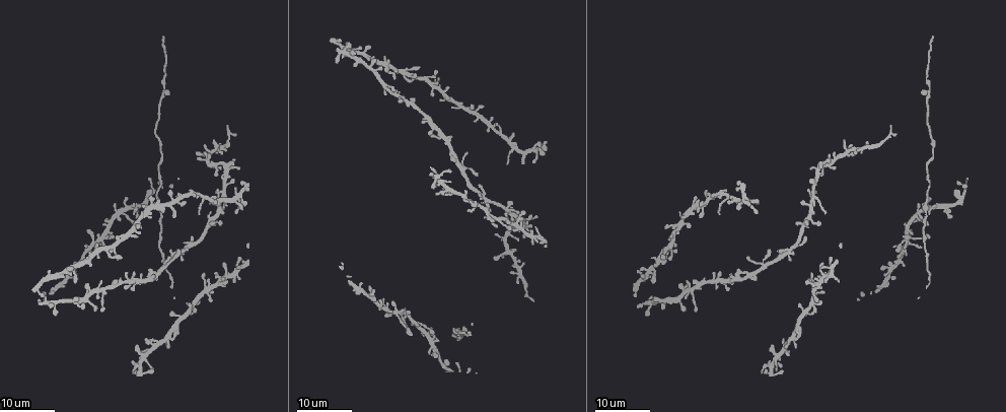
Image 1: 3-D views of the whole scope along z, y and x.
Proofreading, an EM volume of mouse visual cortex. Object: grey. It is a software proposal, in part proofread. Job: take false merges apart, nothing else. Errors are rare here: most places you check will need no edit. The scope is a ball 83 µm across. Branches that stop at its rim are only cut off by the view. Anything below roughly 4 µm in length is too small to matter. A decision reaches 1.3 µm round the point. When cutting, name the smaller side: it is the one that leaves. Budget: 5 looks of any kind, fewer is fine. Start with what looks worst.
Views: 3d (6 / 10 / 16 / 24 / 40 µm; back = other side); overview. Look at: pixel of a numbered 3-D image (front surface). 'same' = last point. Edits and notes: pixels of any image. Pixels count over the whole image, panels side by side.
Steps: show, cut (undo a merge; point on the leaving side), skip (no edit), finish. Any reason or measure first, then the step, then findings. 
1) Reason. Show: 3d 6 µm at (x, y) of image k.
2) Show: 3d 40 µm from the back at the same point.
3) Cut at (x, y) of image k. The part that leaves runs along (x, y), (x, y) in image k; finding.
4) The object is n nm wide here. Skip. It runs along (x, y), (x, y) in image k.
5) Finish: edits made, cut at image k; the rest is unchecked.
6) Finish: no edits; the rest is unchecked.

Thin arm on a thick one. Show: 3d 16 µm at (928, 92) of image 1.

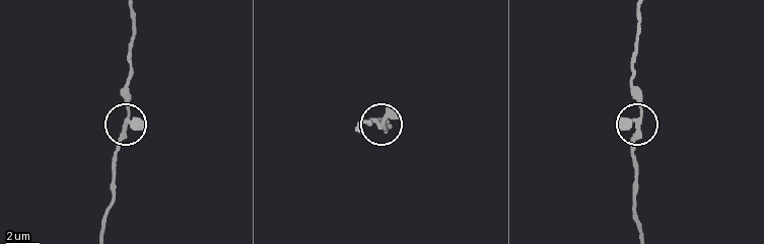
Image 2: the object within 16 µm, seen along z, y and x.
Zoom in. Show: 3d 10 µm at (637, 125) of image 2.

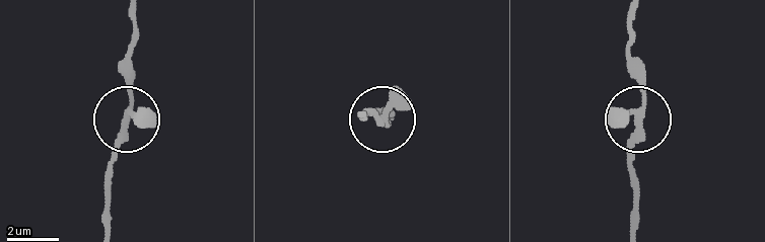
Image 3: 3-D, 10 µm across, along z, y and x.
Skip. One cell here.

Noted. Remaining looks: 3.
Show: 3d 24 µm at (812, 219) of image 1.

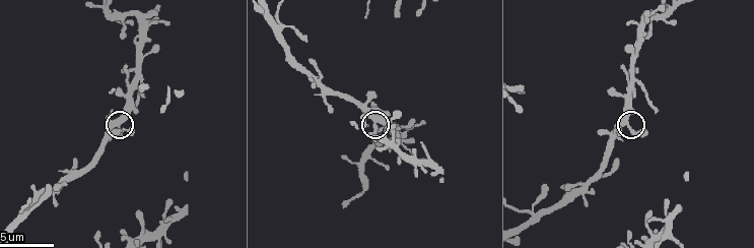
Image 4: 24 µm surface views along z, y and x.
Show: 3d 10 µm at (627, 123) of image 4.

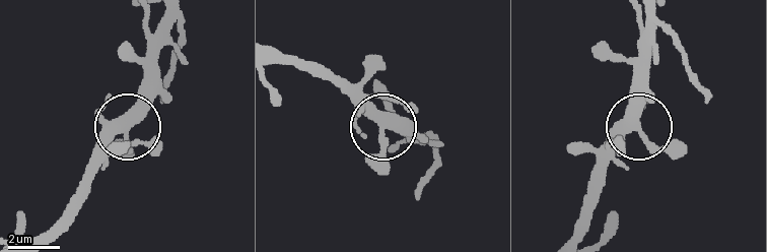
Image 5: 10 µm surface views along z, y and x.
Closer look. Show: 3d 6 µm at (128, 128) of image 5.

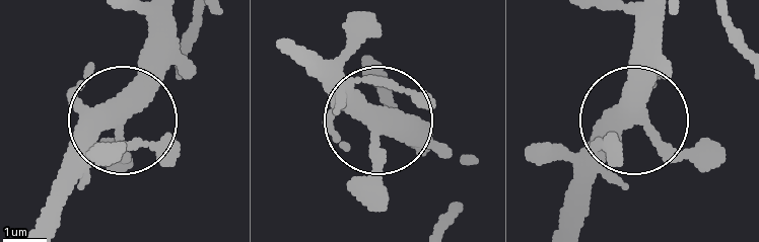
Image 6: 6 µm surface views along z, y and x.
The side arm is 10 µm long. Skip. Continuous, no second cell.

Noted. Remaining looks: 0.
Finish: no edits; the rest is unchecked.

